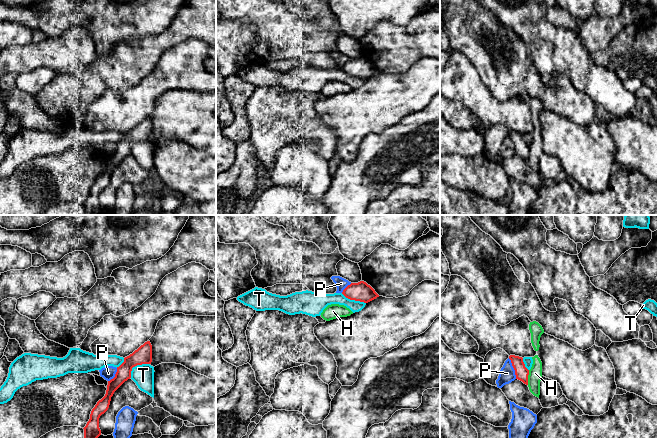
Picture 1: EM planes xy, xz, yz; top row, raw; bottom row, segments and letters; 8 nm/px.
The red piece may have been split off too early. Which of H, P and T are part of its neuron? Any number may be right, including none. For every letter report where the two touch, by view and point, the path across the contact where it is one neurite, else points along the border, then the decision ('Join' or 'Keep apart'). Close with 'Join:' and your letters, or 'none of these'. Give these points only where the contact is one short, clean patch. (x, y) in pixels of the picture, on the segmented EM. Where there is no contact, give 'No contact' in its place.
H: Touches red at yz (527, 377). Boundary: yz (529, 370), (527, 384). Keep apart
P: Touches red at yz (513, 367). Path across: yz (521, 372), (513, 367), (507, 373). Join
T: Touches red at xy (136, 365). Boundary: xy (149, 363), (135, 365), (132, 368), (130, 377). Keep apart
Join: P

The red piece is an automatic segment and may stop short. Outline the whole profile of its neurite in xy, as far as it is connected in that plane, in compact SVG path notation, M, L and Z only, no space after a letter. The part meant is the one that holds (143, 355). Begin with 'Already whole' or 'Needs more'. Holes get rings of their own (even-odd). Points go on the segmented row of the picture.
Needs more. M150 341L145 342L132 354L124 358L119 367L107 366L99 370L100 376L108 381L105 396L97 402L92 409L90 419L84 429L84 438L98 438L101 435L99 418L104 414L110 405L114 392L128 379L131 378L132 368L137 365L151 364L152 345Z

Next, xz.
Needs more. M332 276L331 279L337 287L336 293L342 293L350 300L368 303L379 297L375 290L364 281L351 283L340 276Z

